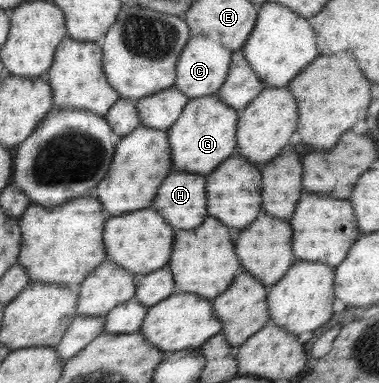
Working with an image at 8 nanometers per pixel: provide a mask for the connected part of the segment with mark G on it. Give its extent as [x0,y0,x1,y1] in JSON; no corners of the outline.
[167,95,240,176]

